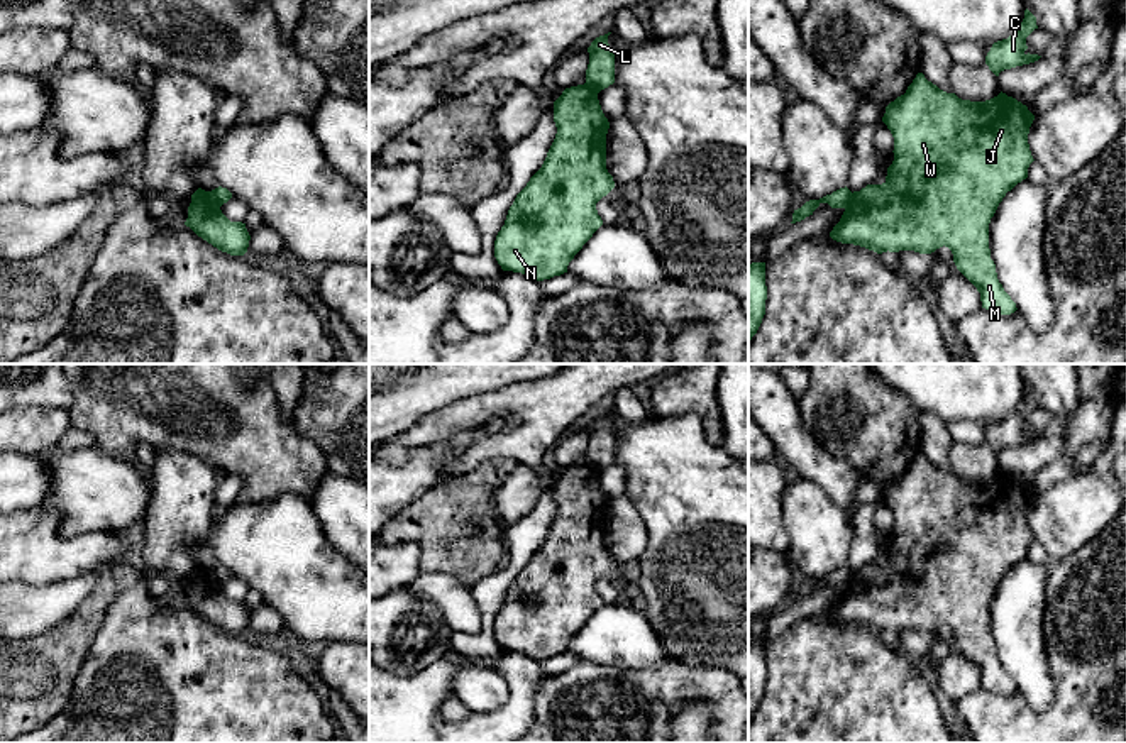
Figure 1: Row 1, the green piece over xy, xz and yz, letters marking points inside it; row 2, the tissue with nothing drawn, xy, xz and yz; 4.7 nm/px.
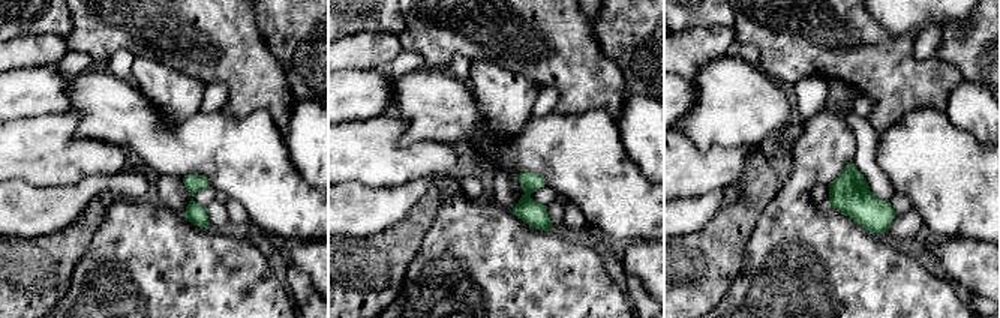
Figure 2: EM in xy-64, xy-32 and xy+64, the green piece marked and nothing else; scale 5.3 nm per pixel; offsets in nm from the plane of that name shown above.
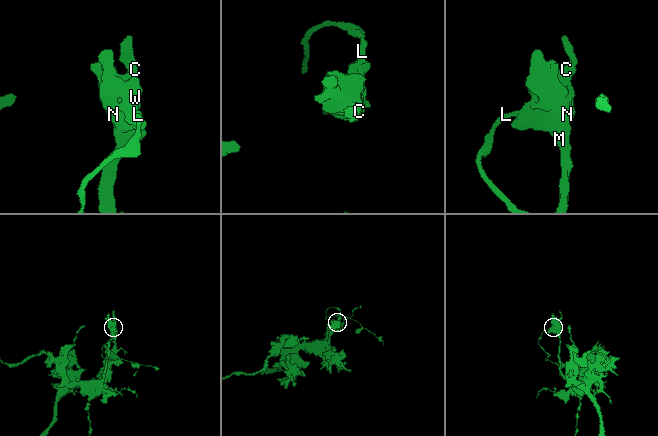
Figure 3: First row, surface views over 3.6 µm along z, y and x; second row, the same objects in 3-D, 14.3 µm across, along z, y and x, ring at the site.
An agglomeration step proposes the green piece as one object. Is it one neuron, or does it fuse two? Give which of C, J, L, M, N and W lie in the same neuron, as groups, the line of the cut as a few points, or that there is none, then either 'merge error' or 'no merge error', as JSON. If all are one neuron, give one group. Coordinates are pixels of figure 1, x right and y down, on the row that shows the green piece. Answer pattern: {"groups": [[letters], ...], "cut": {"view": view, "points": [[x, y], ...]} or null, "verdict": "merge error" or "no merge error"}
{"groups": [["C", "J", "M", "N", "W"], ["L"]], "cut": {"view": "xy", "points": [[207, 192], [219, 207]]}, "verdict": "merge error"}

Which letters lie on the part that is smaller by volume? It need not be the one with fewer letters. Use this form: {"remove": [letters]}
{"remove": ["L"]}

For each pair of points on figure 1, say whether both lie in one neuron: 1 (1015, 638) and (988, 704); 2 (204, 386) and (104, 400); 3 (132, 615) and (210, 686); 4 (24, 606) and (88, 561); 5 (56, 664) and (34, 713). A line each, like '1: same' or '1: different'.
1: different
2: same
3: same
4: different
5: same

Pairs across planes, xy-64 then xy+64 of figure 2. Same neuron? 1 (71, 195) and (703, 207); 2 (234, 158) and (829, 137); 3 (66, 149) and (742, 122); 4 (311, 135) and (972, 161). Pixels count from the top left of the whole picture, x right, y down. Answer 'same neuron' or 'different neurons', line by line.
1: same neuron
2: different neurons
3: different neurons
4: different neurons

